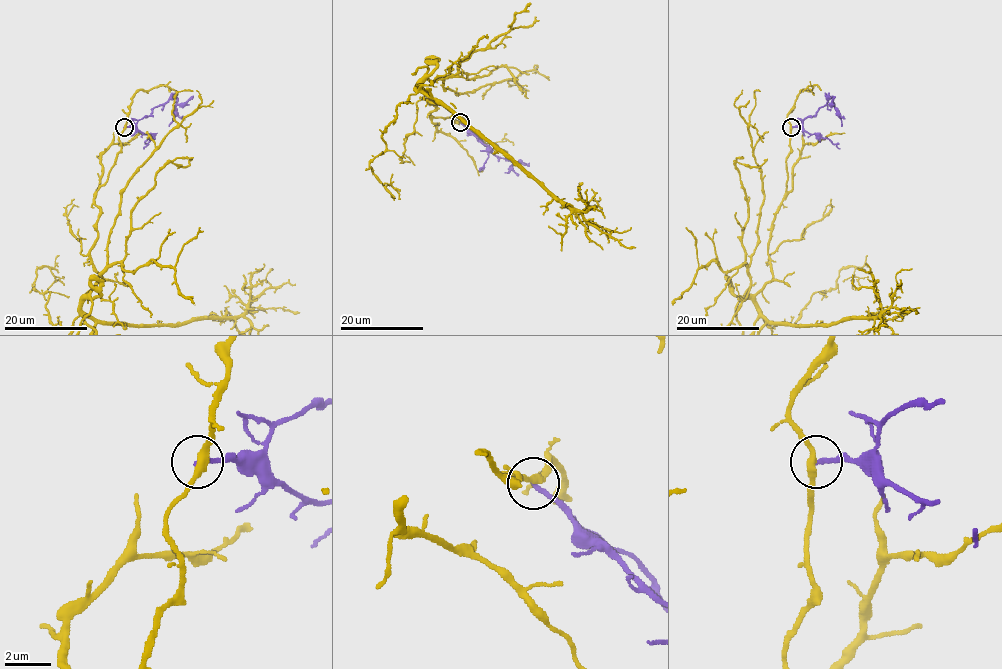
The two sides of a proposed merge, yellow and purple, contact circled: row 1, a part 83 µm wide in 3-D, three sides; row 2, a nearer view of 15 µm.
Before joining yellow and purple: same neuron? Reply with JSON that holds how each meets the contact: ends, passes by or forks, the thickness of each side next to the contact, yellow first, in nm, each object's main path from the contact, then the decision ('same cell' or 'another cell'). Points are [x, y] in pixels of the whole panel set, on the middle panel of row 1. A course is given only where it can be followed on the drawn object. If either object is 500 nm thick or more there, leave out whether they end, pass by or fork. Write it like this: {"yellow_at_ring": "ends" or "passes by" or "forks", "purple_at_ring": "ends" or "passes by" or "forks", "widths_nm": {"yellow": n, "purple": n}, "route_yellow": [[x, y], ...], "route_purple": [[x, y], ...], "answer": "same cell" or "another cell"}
{"yellow_at_ring": "passes by", "purple_at_ring": "ends", "widths_nm": {"yellow": 320, "purple": 190}, "route_yellow": [[460, 123], [433, 117], [435, 107], [426, 99], [437, 103], [418, 88], [588, 223], [606, 228], [607, 243]], "route_purple": [[460, 123], [494, 155], [512, 162], [511, 169], [505, 172]], "answer": "another cell"}

